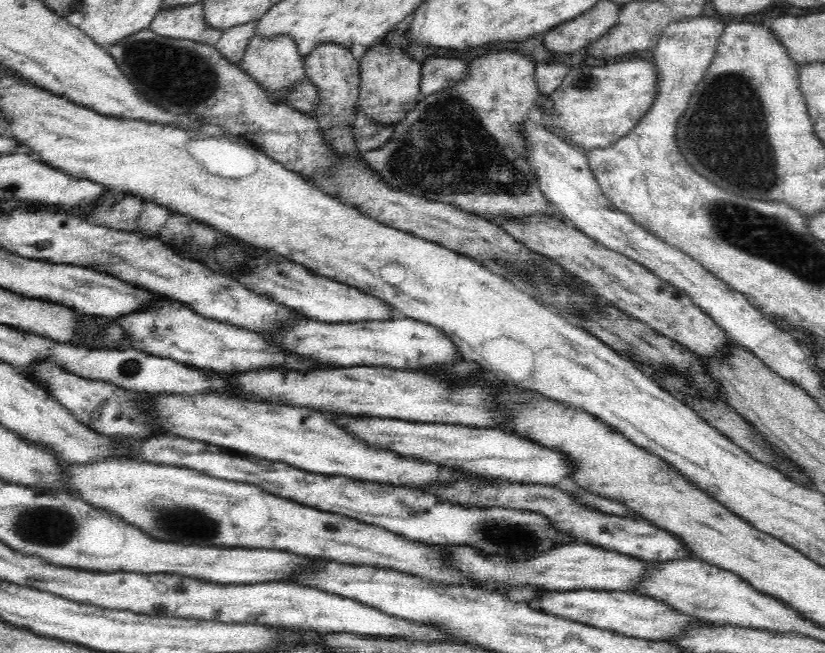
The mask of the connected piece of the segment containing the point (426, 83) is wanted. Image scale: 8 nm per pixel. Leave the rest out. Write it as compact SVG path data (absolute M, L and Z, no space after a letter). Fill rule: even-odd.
M428 56L421 64L421 96L436 94L442 88L460 83L467 74L469 62L458 56Z

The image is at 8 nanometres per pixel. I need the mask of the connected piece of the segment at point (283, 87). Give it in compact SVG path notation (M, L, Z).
M254 37L248 43L244 58L240 62L240 68L267 93L272 103L285 103L290 92L298 84L302 84L305 78L304 59L300 59L295 41L283 37L268 43L268 41L260 41L258 37Z

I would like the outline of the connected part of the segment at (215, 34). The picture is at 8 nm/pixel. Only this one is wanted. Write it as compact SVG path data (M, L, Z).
M202 2L160 9L149 28L164 39L190 40L207 47L216 45L223 34L204 25Z

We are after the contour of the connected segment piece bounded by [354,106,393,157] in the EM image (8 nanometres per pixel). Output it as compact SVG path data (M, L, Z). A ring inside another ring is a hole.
M356 106L356 122L354 122L354 137L359 143L358 153L362 154L374 148L380 148L386 144L387 138L391 136L393 126L379 126L378 123L371 122L363 114L362 109Z

